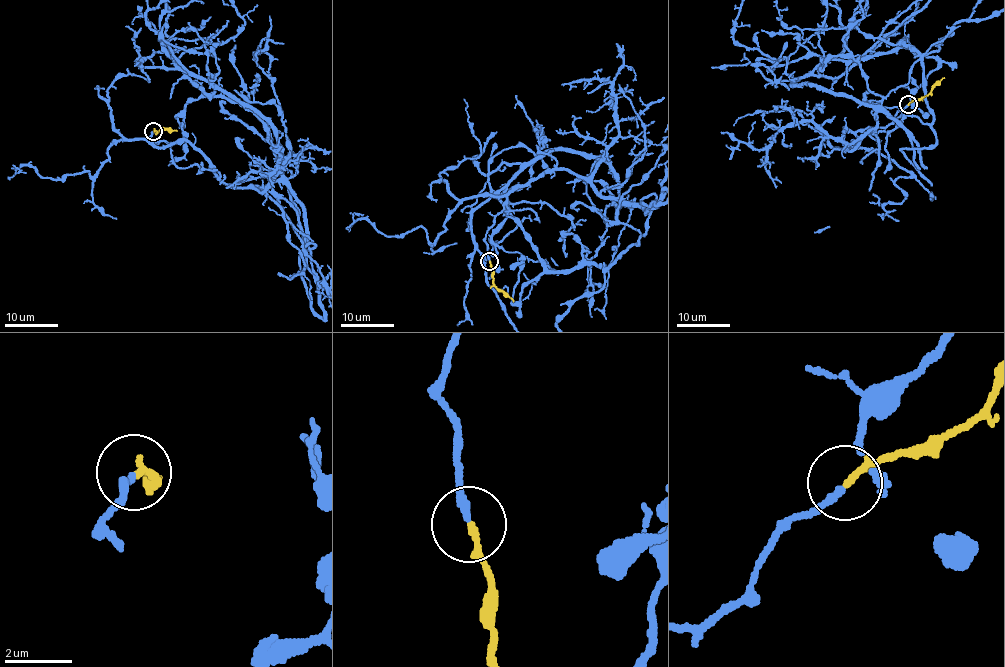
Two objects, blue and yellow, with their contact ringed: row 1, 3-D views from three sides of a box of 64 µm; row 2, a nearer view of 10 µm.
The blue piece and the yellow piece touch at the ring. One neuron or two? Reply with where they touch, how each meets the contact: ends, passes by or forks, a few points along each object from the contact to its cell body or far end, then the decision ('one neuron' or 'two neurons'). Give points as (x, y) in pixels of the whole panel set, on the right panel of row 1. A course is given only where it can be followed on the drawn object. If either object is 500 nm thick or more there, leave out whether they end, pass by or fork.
place (908, 104); blue ends; yellow ends; course yellow (908, 104), (923, 99), (944, 77); one neuron

